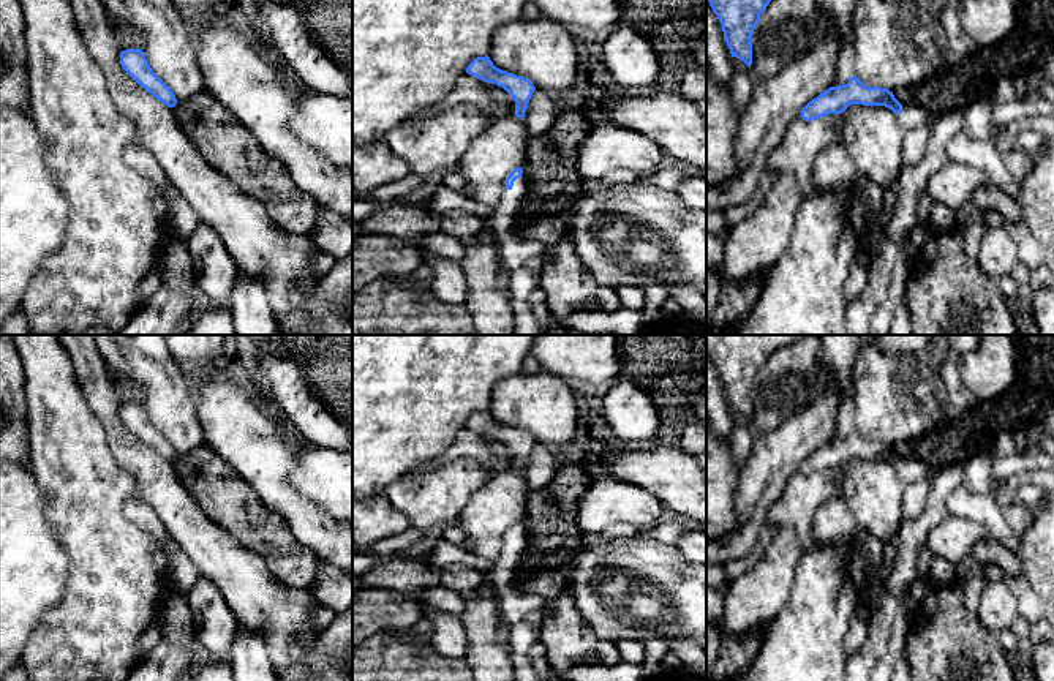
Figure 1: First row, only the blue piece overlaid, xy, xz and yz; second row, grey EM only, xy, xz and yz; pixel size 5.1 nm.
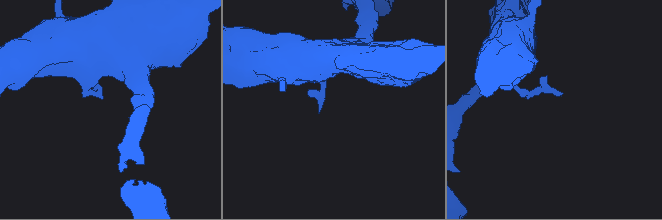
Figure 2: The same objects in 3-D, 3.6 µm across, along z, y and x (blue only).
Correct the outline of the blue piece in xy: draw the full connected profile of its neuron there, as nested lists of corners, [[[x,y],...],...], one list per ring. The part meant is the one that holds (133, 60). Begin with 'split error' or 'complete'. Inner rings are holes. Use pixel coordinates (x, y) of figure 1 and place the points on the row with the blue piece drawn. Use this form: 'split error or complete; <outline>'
complete; [[[142,49],[122,51],[120,65],[141,87],[168,107],[177,104],[174,92],[152,71]]]

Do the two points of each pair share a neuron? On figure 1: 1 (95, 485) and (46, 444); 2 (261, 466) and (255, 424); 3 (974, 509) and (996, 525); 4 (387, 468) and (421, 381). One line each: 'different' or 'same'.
1: same
2: same
3: same
4: same

